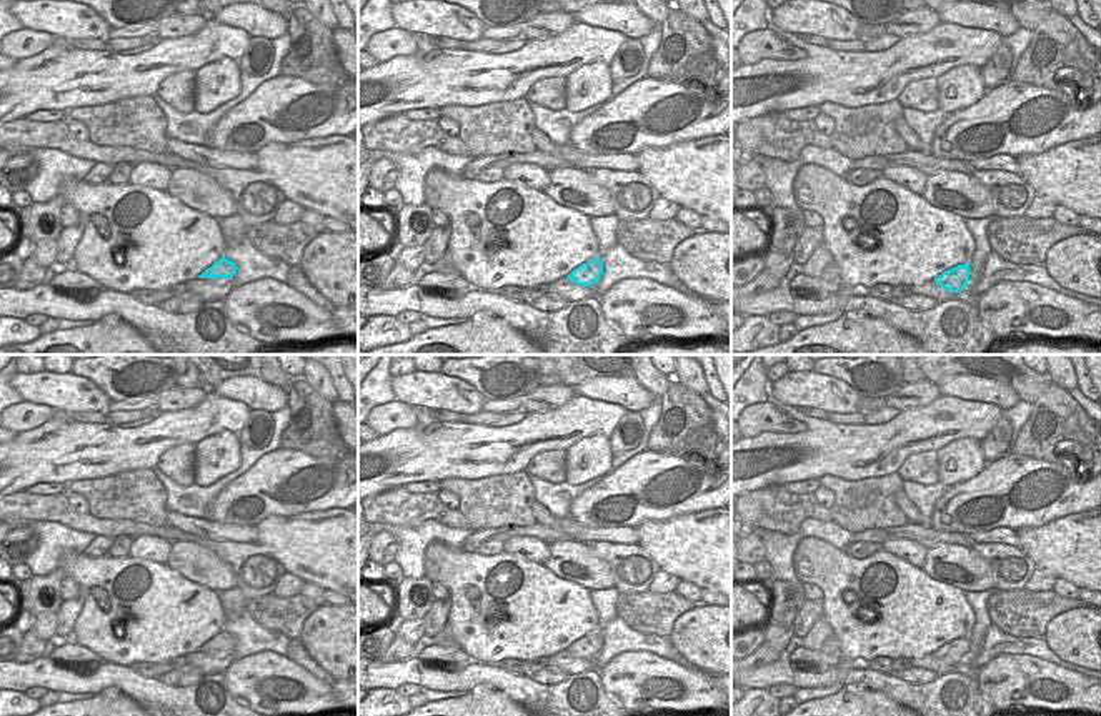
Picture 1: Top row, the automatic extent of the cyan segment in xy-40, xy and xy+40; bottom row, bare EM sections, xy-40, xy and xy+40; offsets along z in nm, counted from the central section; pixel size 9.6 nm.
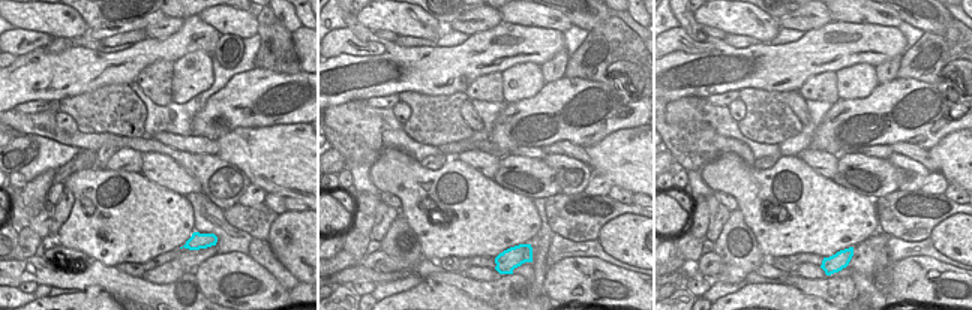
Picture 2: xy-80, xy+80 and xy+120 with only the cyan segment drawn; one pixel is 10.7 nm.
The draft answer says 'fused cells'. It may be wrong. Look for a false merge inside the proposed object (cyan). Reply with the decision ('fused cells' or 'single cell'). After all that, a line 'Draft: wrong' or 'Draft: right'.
single cell
Draft: wrong

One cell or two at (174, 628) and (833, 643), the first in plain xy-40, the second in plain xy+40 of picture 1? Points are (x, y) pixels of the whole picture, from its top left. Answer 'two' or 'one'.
two

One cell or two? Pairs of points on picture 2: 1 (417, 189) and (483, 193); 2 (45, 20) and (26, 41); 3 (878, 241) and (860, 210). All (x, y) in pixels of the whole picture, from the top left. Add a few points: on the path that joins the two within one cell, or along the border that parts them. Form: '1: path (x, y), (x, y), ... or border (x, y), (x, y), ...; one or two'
1: path (434, 183), (447, 171), (455, 171), (467, 180); one
2: border (15, 27), (44, 32), (51, 38); two
3: border (878, 229), (854, 247); two

